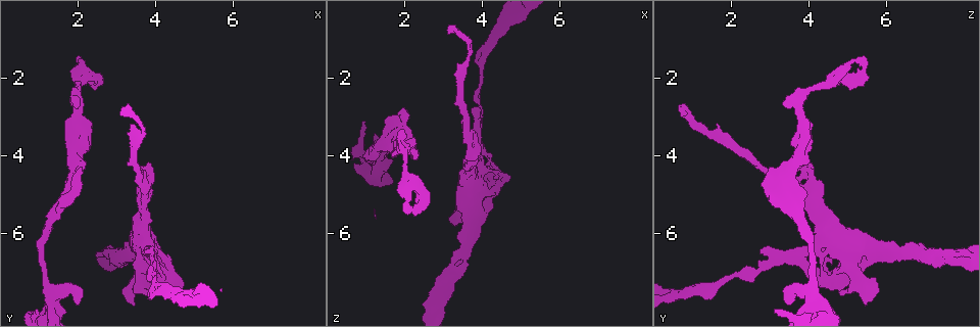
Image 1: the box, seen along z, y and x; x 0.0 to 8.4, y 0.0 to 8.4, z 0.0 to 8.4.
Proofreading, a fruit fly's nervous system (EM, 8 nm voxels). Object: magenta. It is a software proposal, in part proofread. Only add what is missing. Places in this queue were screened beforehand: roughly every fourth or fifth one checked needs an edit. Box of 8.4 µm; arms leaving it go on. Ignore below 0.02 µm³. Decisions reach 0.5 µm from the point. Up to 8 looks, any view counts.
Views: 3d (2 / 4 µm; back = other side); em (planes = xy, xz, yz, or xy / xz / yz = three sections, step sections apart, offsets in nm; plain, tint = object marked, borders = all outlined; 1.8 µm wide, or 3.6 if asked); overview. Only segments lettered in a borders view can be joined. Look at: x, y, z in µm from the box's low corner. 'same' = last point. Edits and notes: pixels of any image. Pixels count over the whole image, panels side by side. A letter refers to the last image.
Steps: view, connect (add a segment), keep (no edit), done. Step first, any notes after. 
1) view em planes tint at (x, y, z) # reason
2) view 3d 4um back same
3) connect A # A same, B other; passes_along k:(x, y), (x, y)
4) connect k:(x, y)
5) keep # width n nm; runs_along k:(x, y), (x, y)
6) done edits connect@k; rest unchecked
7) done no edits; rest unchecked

view 3d 2um back at (2.00, 3.30, 3.80) # closes a loop

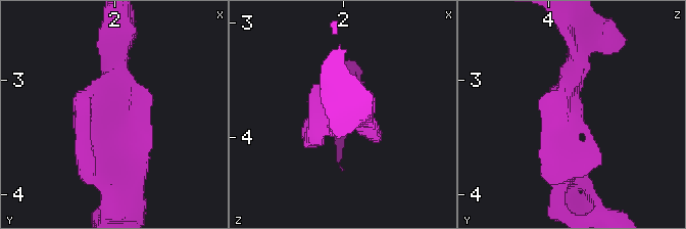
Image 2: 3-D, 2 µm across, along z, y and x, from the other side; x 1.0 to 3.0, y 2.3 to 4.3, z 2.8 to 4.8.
view em 3.6um planes plain at (1.98, 3.28, 3.76) # now the EM

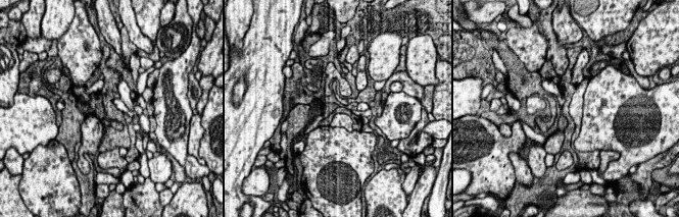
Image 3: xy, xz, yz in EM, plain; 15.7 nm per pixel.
view em 3.6um planes borders same # see the neighbours

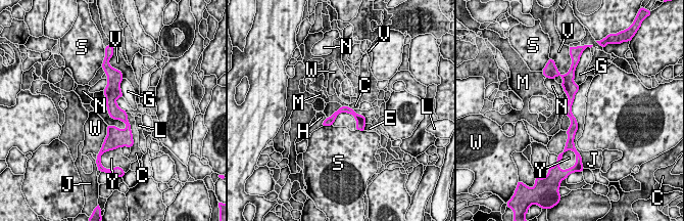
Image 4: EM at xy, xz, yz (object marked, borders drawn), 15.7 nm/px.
keep # C other, E other, G other, H other, J other, L other, M other, N other, S other, V other, W other, Y other; runs_along 4:(111, 81), (111, 105), (128, 124), (113, 140); none of them fits

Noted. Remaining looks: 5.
view em 3.6um yz step 8 borders at (1.95, 7.80, 3.55) # branch stops here

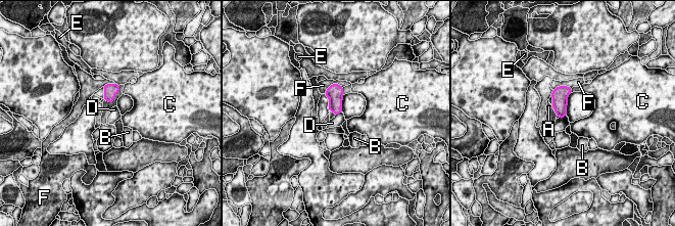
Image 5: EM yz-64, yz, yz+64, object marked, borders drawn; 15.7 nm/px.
keep # A other, B other, C other, D other, E other, F other; border 5:(566, 116), (559, 118); no lettered segment goes on from it

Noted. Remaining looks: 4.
view 3d 2um at (4.20, 7.10, 4.80) # thick turns thin

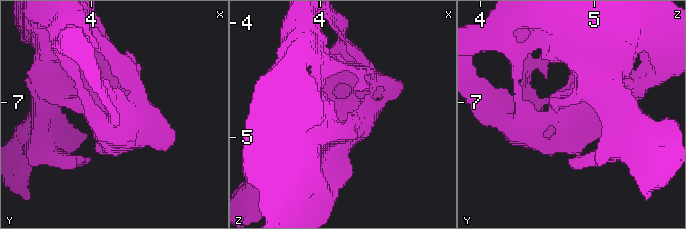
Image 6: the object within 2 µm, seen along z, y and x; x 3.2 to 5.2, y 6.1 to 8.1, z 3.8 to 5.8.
view em yz step 8 tint at (4.24, 7.14, 4.84) # now the EM

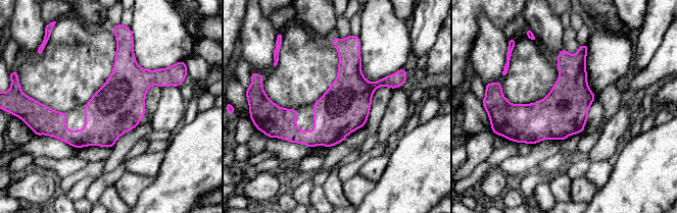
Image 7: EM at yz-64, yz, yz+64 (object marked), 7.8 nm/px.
view em yz step 8 borders same

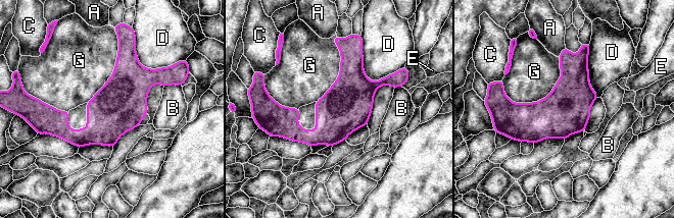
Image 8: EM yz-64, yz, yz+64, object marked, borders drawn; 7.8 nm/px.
keep # width 380 nm; A other, B other, C other, D other, E other, G other; border 8:(335, 36), (339, 75), (316, 102); no lettered segment goes on from it

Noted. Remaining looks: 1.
done no edits; rest unchecked

